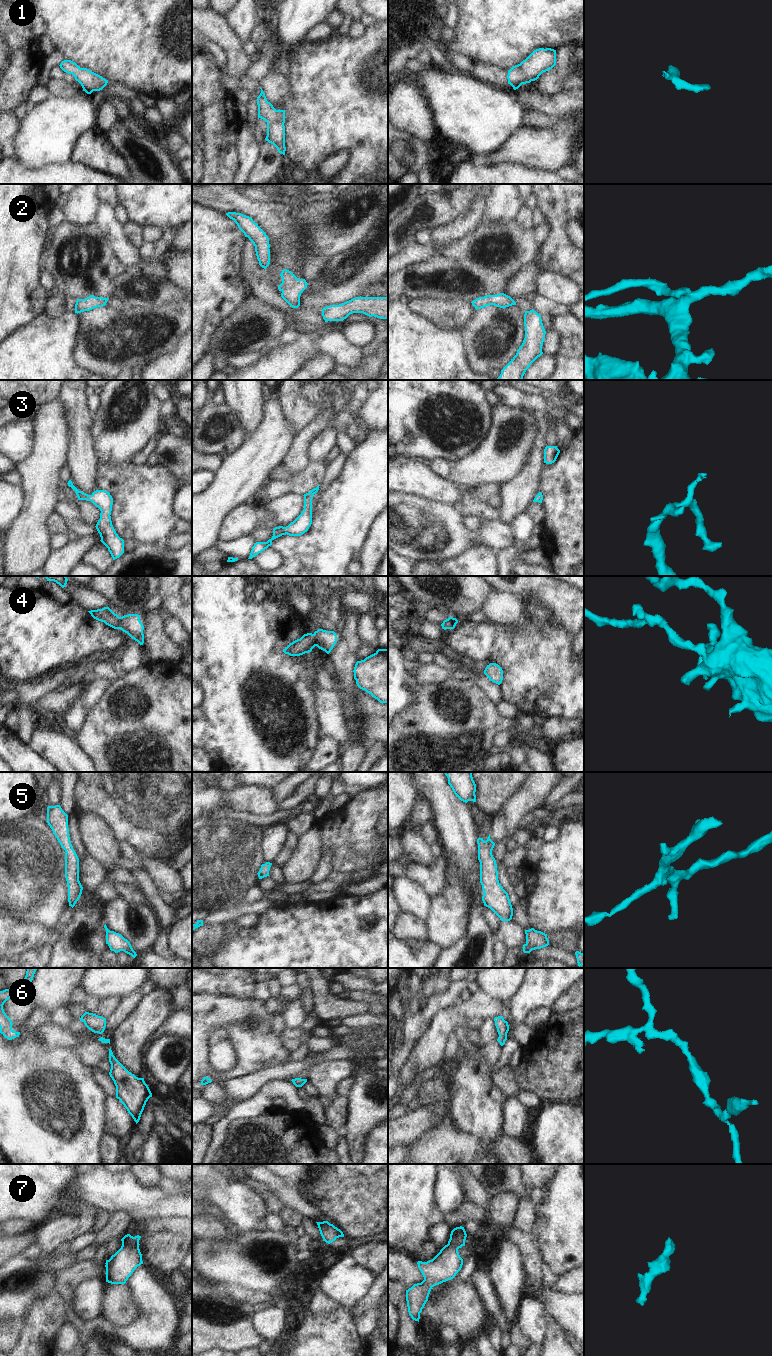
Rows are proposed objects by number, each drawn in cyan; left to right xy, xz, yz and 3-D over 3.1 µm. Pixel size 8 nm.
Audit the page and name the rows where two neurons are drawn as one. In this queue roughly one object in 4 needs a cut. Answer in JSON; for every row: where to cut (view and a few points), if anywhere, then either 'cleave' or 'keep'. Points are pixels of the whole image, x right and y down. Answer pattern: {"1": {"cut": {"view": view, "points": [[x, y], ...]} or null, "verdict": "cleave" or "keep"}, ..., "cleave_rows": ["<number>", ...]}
{"1": {"cut": null, "verdict": "keep"}, "2": {"cut": null, "verdict": "keep"}, "3": {"cut": null, "verdict": "keep"}, "4": {"cut": null, "verdict": "keep"}, "5": {"cut": null, "verdict": "keep"}, "6": {"cut": null, "verdict": "keep"}, "7": {"cut": null, "verdict": "keep"}, "cleave_rows": []}

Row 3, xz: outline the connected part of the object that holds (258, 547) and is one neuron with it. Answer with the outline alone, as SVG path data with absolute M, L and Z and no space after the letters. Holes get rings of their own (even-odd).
M319 485L320 486L320 485ZM319 486L312 489L310 492L304 494L304 509L301 514L291 522L287 527L279 526L273 529L273 536L267 542L256 542L252 547L250 556L248 559L252 559L269 546L272 545L272 541L282 535L289 536L301 536L308 531L312 524L312 499L318 492Z

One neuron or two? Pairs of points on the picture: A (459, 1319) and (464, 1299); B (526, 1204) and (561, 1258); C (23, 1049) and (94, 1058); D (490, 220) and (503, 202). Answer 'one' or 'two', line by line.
A: one
B: two
C: two
D: one

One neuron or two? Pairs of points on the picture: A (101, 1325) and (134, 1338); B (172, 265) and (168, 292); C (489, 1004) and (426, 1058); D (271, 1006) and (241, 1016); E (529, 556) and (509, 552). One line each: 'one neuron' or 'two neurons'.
A: one neuron
B: two neurons
C: one neuron
D: two neurons
E: two neurons

